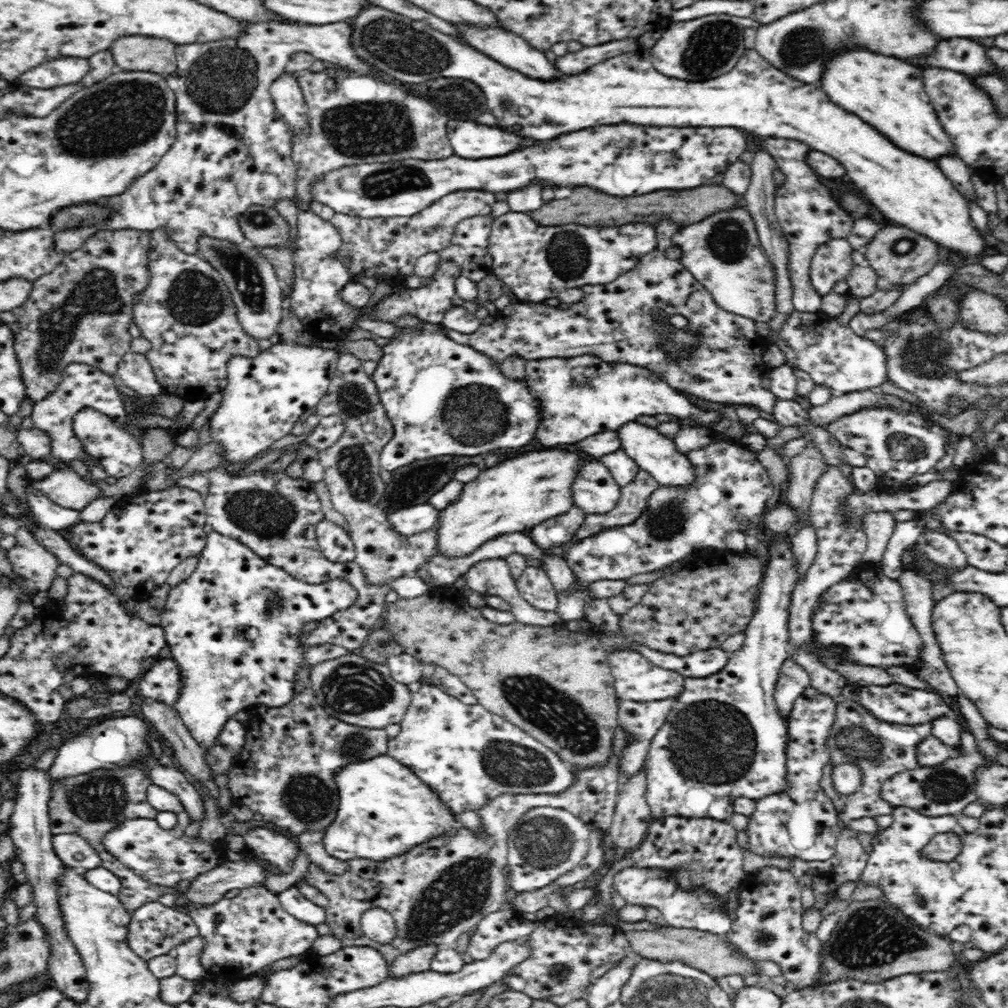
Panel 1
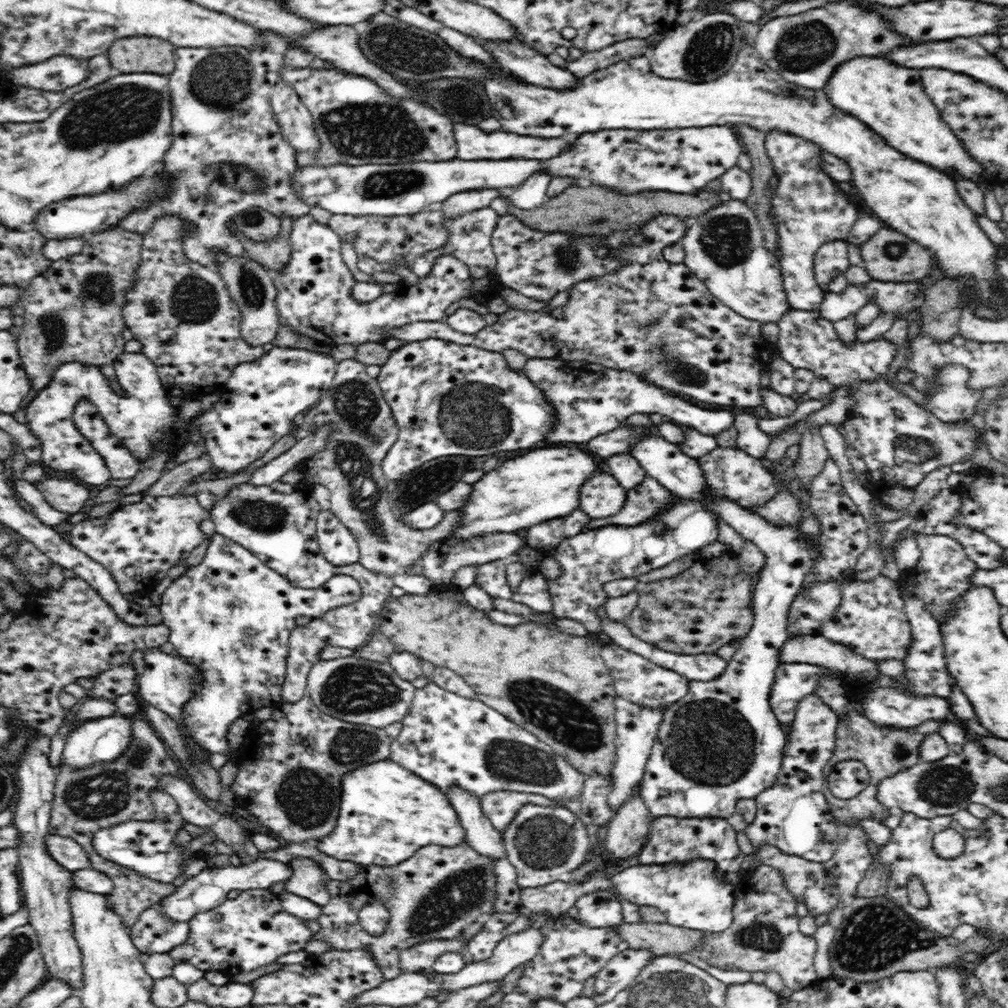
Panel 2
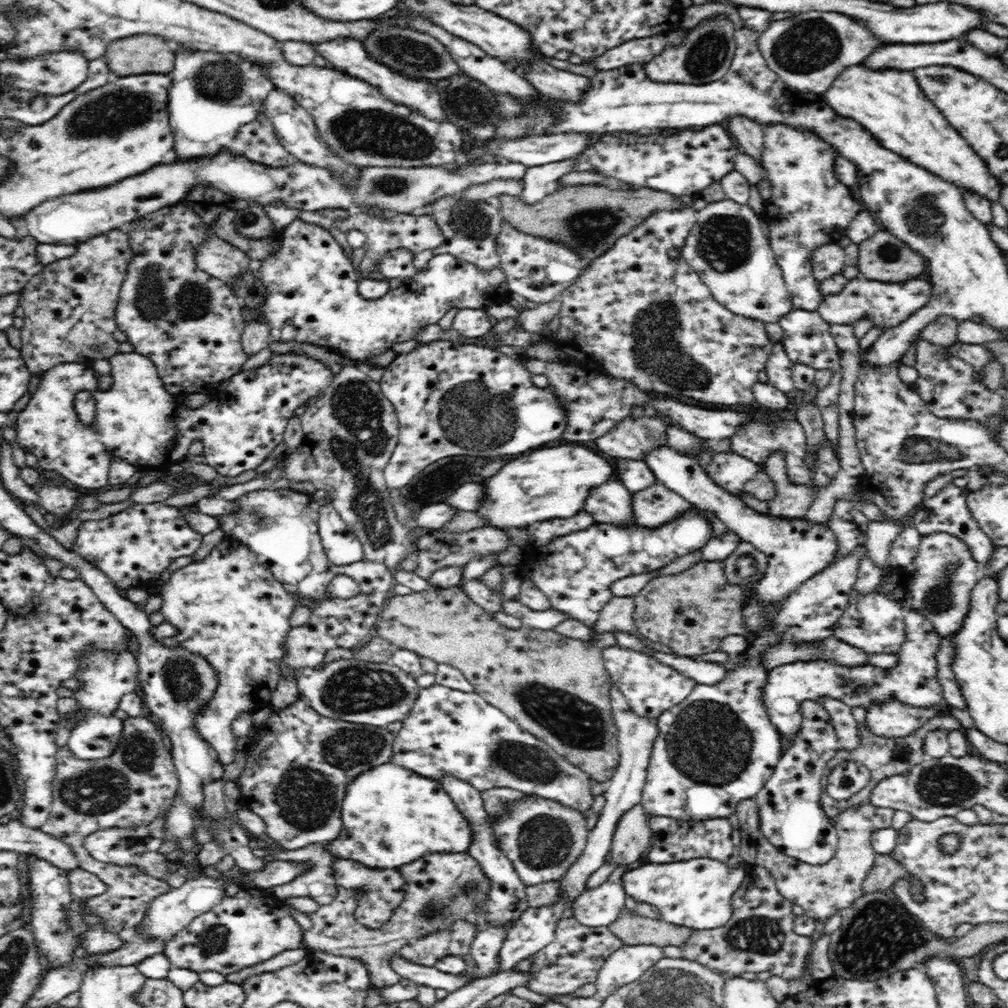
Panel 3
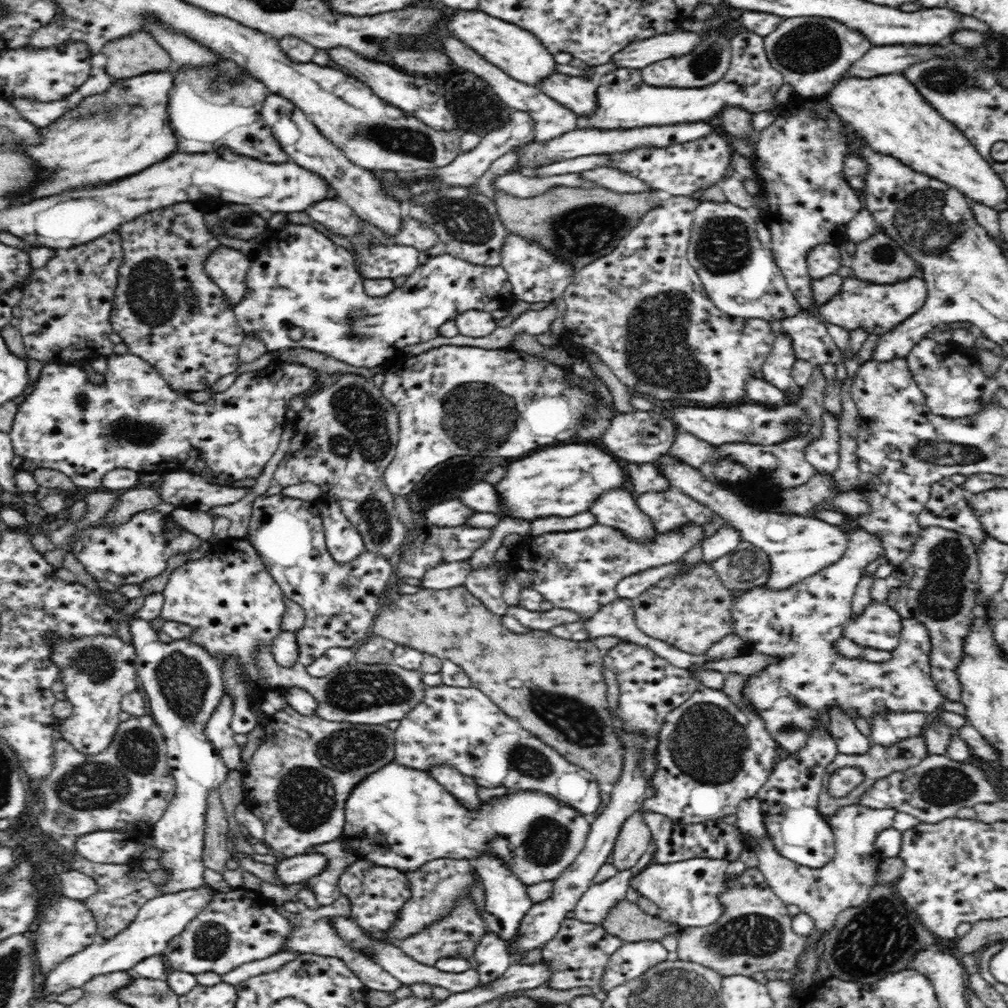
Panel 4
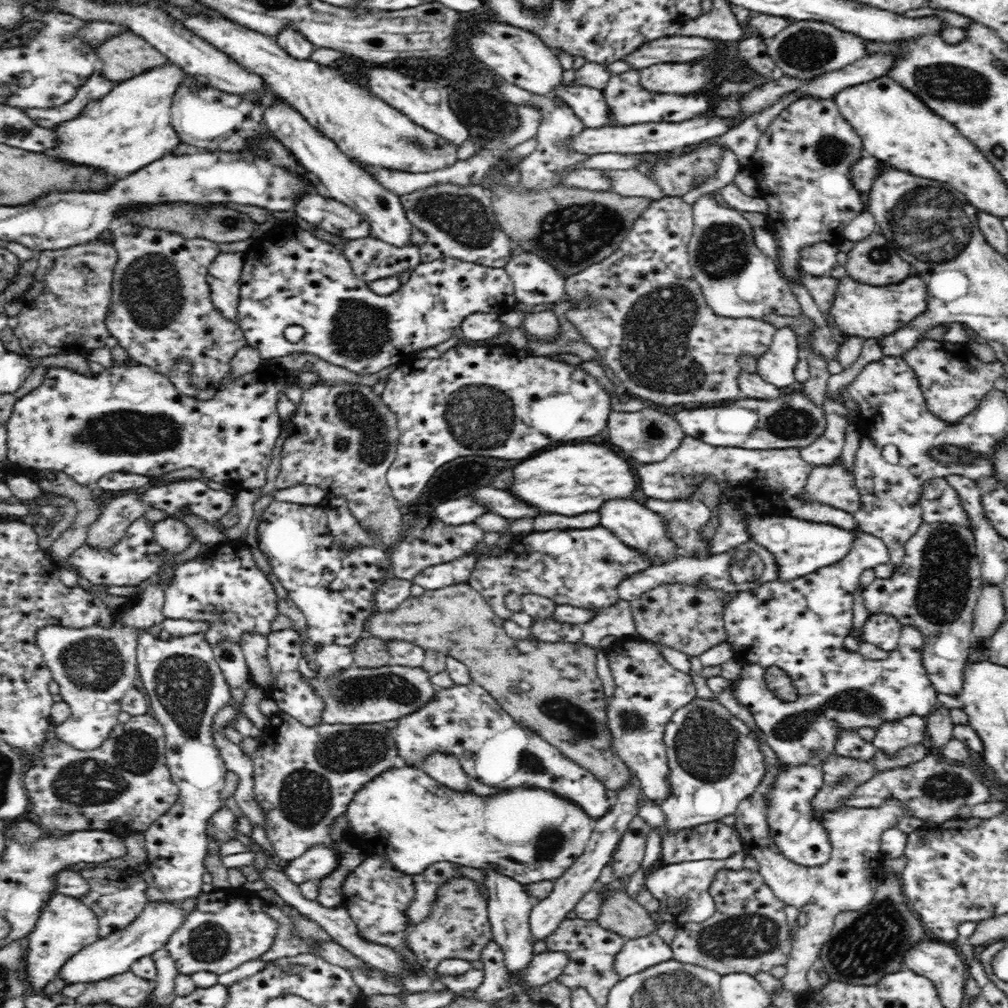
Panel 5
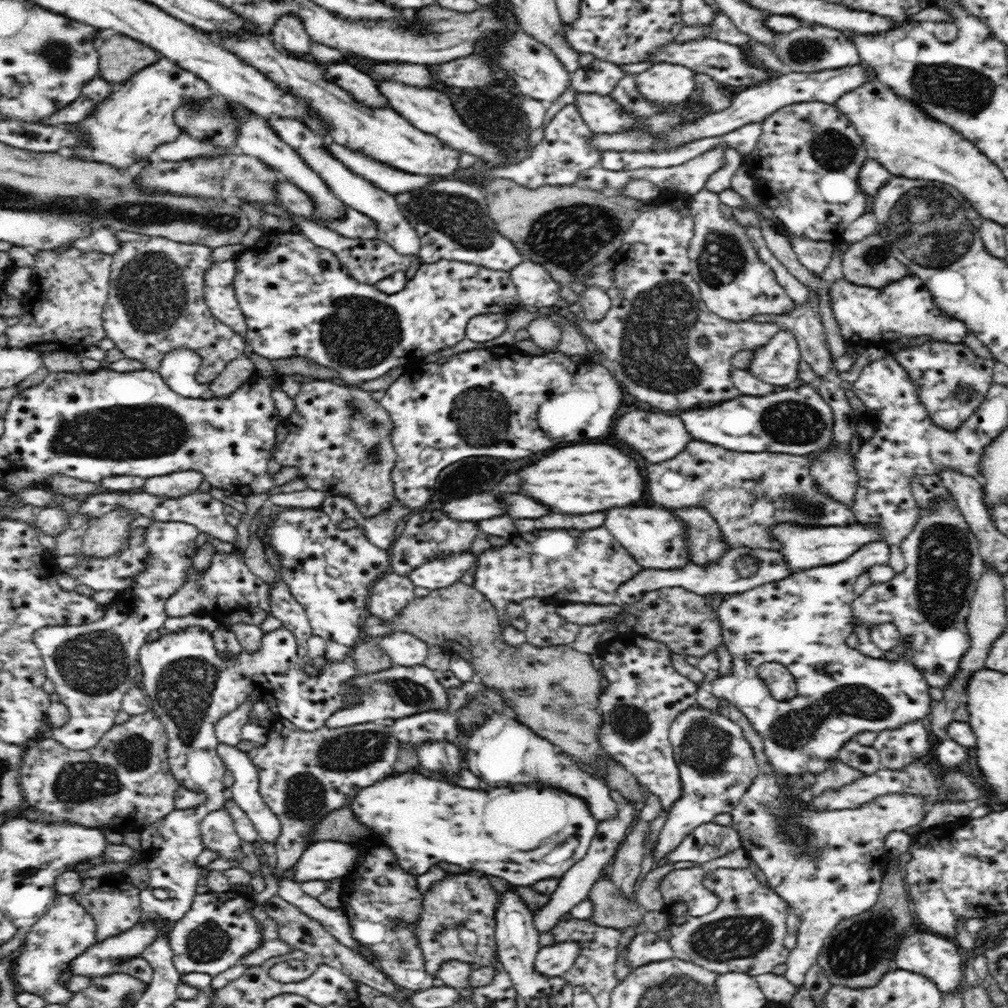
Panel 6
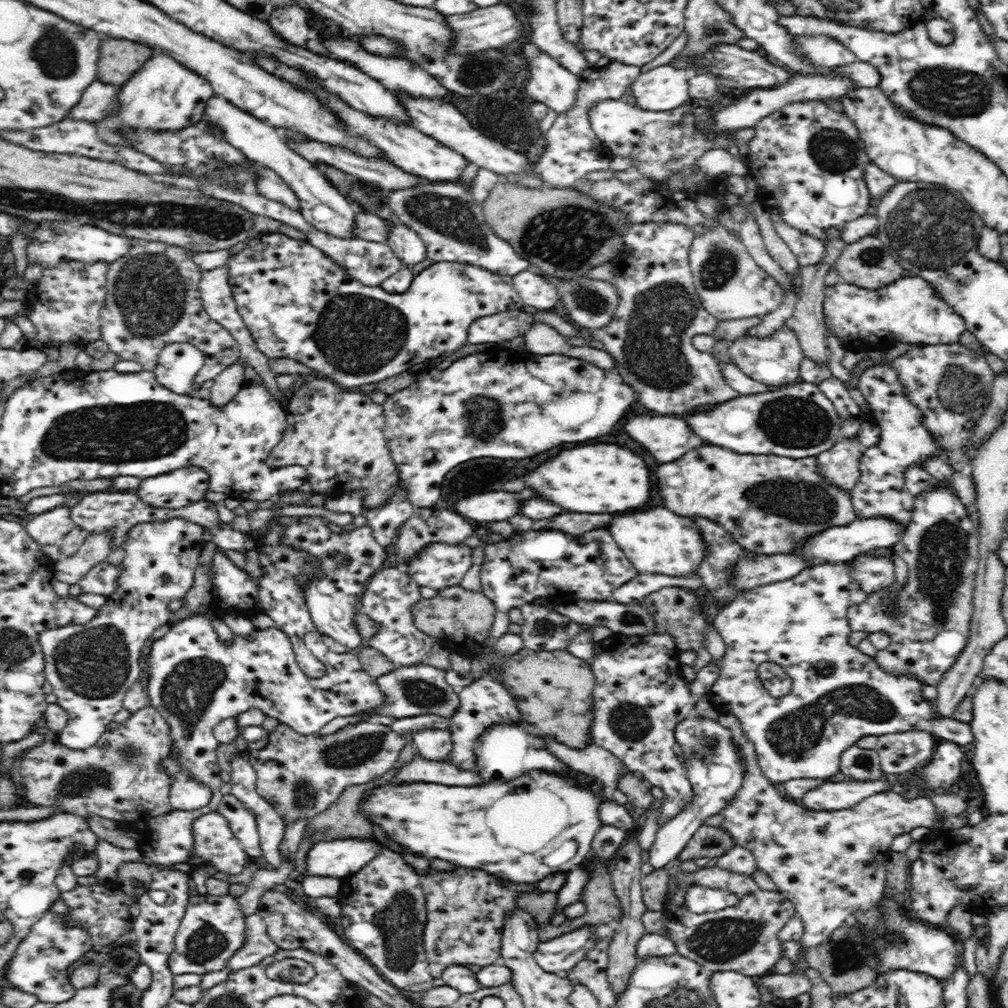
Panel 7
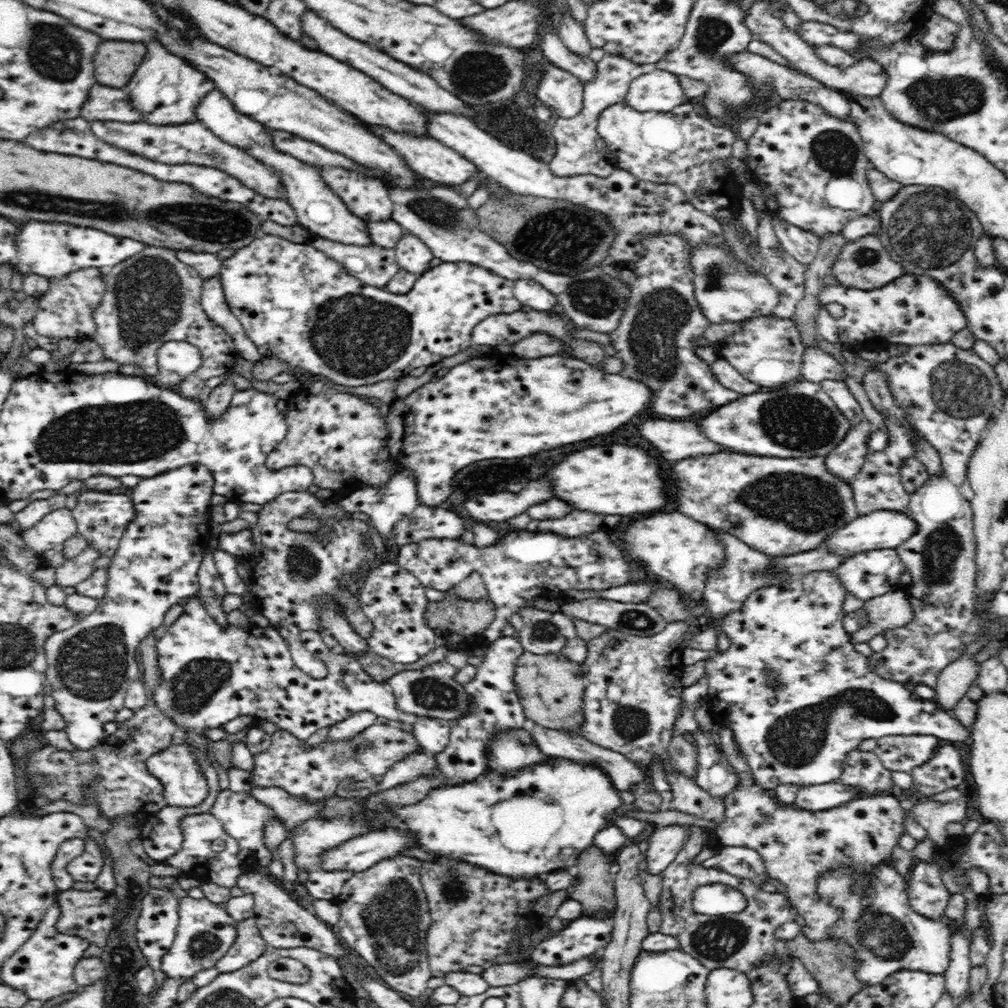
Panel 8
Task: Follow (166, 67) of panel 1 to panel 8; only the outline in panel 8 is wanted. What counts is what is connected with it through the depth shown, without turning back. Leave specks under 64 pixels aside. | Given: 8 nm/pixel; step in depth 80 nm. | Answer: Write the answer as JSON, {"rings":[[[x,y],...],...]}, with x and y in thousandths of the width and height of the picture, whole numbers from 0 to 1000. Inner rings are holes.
{"rings":[[[101,40],[93,58],[96,81],[103,85],[127,83],[129,71],[136,70],[145,54],[145,45],[140,42]]]}

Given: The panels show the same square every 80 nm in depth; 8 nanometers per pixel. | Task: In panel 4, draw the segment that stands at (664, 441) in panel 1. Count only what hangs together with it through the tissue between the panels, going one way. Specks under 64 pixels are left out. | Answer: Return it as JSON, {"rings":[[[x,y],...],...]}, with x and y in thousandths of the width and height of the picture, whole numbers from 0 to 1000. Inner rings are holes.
{"rings":[[[663,450],[654,457],[651,460],[659,465],[659,471],[663,477],[667,477],[665,478],[667,483],[673,483],[685,494],[701,501],[707,508],[716,512],[722,520],[731,524],[737,537],[760,548],[764,555],[765,568],[759,581],[766,585],[784,583],[792,576],[813,567],[816,563],[831,558],[841,544],[842,530],[832,522],[815,518],[808,513],[746,504],[738,496],[734,496],[732,491],[718,485],[718,482],[711,484],[702,476],[698,476],[693,466],[674,458],[671,453]],[[692,685],[680,697],[661,709],[652,732],[652,765],[646,776],[650,789],[639,793],[638,803],[665,811],[669,817],[688,817],[728,808],[732,799],[751,790],[775,751],[751,704],[743,699],[732,703],[717,685]]]}

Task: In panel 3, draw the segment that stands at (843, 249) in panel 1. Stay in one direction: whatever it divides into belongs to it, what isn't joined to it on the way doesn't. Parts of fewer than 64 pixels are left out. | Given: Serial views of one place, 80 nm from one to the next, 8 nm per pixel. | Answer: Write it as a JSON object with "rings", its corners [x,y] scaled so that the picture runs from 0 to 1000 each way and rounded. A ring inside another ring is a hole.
{"rings":[[[830,240],[812,244],[804,256],[808,276],[815,280],[815,278],[833,271],[837,265],[837,256],[839,256],[837,247]]]}

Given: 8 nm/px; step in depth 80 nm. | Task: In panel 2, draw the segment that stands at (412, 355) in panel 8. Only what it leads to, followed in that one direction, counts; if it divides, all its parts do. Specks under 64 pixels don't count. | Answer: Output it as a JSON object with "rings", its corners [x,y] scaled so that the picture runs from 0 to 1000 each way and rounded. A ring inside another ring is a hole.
{"rings":[[[305,212],[291,218],[288,234],[286,234],[288,252],[284,262],[280,264],[280,268],[266,267],[268,277],[274,283],[272,303],[276,307],[276,323],[288,324],[296,332],[306,333],[310,337],[328,343],[348,341],[353,345],[364,339],[381,341],[383,337],[388,335],[386,329],[393,324],[402,324],[404,321],[414,319],[440,318],[442,306],[446,302],[458,297],[469,297],[472,300],[483,302],[500,284],[492,272],[471,276],[463,262],[447,252],[438,252],[431,258],[427,270],[423,274],[415,276],[413,281],[397,283],[393,289],[379,291],[373,298],[357,300],[350,295],[349,286],[352,285],[354,279],[339,257],[339,240],[338,232],[331,230],[331,227],[326,223],[312,219]]]}

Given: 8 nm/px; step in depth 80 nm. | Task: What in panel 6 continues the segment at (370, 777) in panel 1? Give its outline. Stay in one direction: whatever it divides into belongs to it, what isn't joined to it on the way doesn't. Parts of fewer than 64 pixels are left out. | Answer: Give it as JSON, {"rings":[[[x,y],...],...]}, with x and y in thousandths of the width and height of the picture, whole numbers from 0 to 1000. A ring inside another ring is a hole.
{"rings":[[[404,766],[358,782],[351,790],[348,801],[354,813],[367,821],[367,836],[385,840],[393,848],[397,859],[407,867],[417,869],[435,855],[445,855],[454,857],[462,864],[494,869],[511,879],[529,879],[544,871],[556,872],[583,845],[592,827],[594,813],[589,812],[581,794],[557,782],[535,776],[507,780],[470,784]]]}

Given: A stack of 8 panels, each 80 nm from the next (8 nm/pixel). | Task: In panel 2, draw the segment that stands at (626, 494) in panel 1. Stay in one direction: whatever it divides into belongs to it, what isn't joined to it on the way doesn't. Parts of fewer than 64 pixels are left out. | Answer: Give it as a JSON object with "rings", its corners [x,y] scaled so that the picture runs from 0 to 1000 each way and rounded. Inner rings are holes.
{"rings":[[[643,471],[639,480],[622,486],[620,501],[612,511],[588,515],[580,526],[597,521],[636,521],[662,507],[671,497],[671,491]]]}

